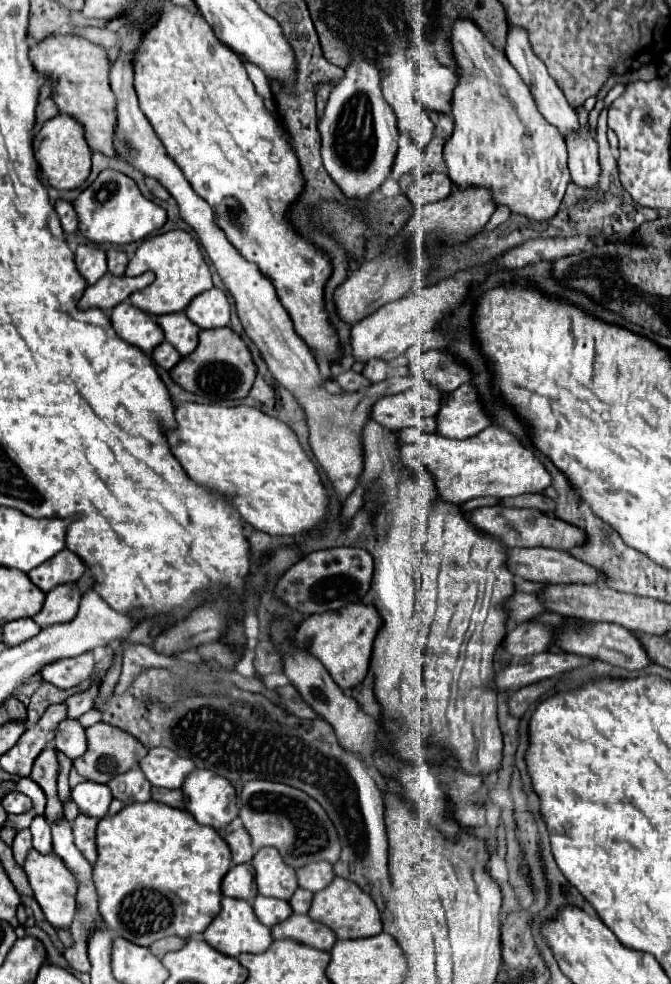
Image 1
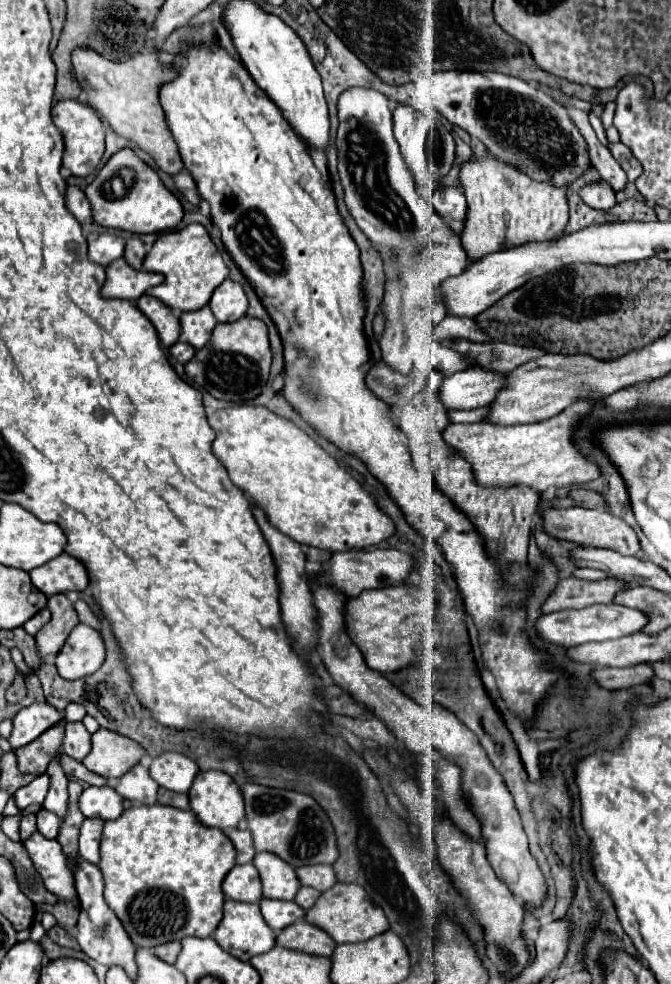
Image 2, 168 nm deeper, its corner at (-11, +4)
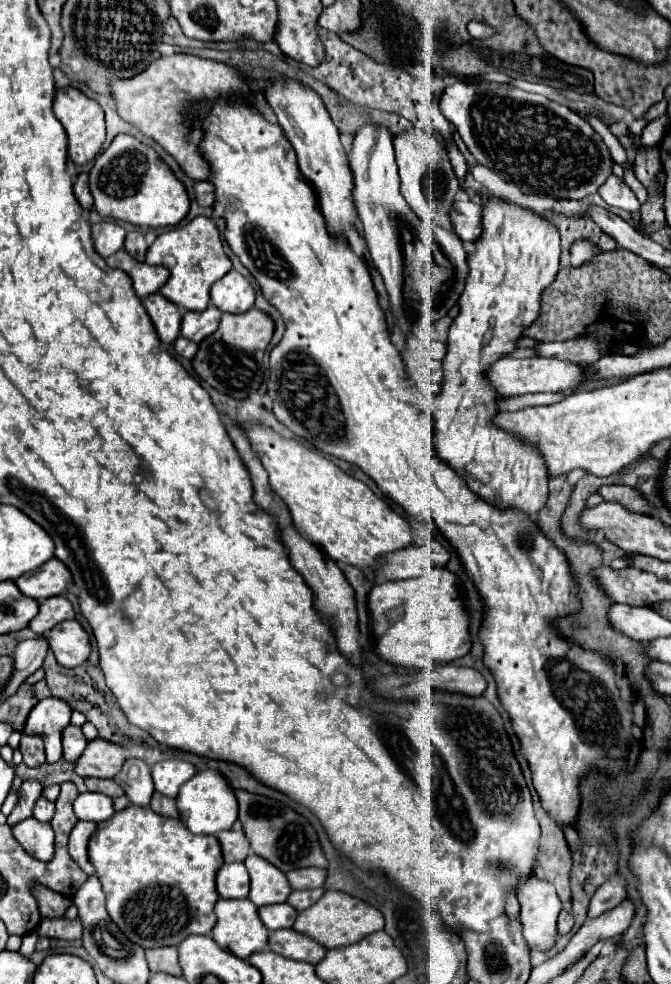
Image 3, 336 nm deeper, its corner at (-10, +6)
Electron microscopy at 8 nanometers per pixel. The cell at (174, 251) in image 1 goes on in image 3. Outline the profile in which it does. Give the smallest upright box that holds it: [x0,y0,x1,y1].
[146,216,232,312]

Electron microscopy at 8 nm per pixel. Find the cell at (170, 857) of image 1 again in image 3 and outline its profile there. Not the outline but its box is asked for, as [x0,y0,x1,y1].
[88,806,222,948]

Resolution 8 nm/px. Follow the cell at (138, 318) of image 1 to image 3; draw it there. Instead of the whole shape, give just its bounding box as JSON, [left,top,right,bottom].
[142,292,180,344]

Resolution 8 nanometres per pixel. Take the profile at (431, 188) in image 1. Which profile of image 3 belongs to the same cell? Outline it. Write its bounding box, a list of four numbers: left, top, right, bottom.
[452,202,482,244]

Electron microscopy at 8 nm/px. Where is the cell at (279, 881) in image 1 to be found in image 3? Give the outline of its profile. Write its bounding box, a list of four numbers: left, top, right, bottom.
[244,854,292,906]

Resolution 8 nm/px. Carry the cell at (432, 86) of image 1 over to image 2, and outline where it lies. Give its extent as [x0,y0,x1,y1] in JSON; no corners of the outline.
[433,70,589,186]

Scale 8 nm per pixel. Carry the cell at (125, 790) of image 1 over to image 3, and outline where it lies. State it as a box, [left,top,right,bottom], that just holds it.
[114,758,154,808]

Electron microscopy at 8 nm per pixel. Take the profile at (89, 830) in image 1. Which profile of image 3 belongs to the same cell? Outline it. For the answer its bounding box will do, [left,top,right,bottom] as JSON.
[68,822,96,876]

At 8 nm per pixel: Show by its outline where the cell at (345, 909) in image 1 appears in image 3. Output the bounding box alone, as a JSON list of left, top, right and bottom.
[292,890,384,950]

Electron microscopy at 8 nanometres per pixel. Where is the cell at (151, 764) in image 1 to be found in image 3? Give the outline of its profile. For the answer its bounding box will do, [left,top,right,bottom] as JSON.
[152,760,196,798]

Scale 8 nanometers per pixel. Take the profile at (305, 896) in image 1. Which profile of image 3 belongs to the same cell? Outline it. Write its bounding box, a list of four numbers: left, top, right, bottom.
[288,888,324,912]

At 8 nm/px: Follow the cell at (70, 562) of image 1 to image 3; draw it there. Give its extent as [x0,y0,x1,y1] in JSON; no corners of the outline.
[16,558,72,600]

